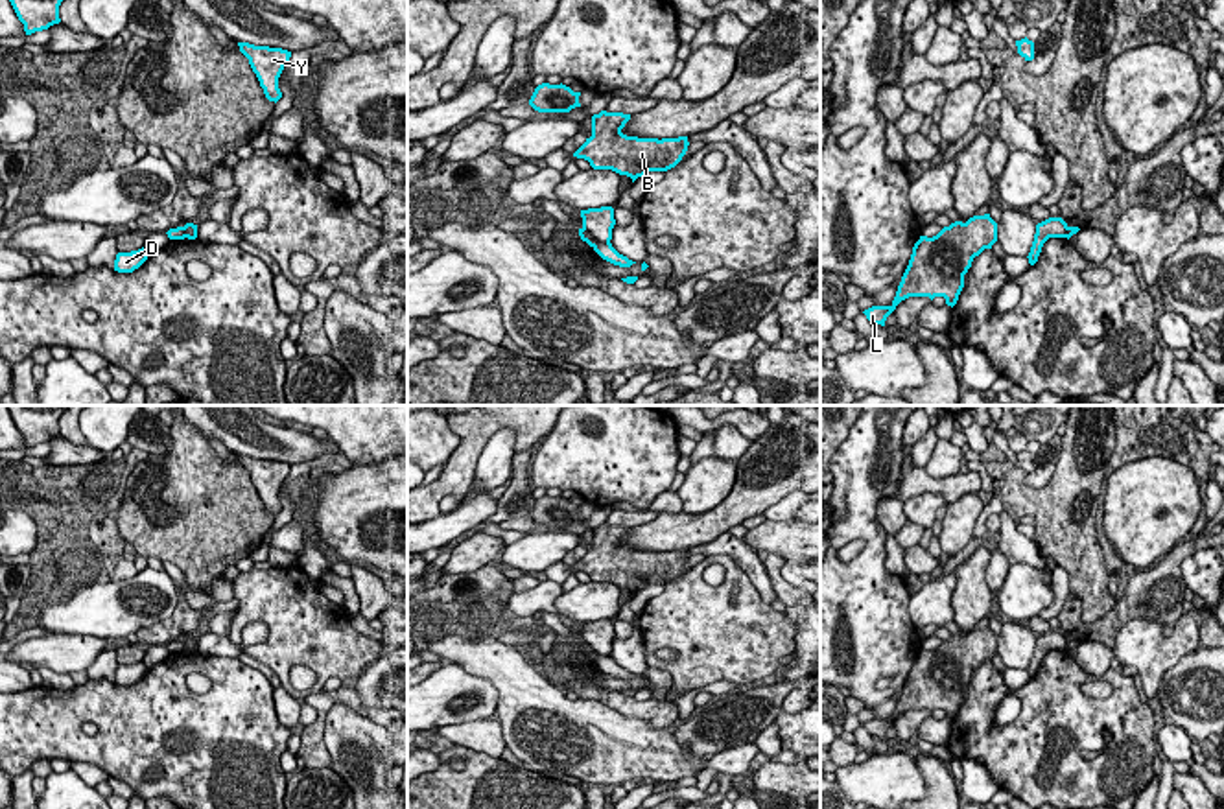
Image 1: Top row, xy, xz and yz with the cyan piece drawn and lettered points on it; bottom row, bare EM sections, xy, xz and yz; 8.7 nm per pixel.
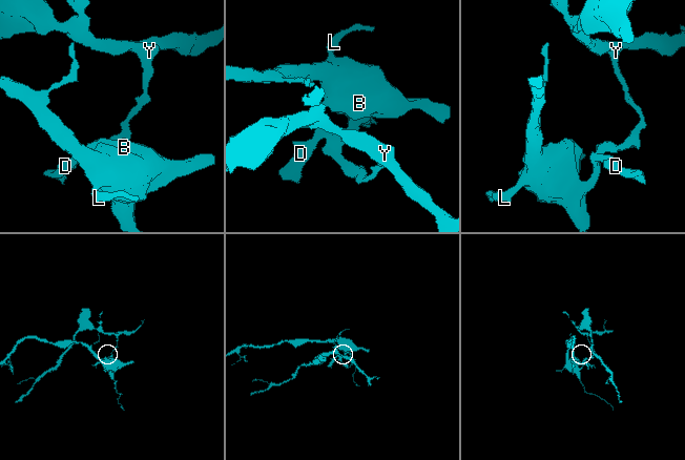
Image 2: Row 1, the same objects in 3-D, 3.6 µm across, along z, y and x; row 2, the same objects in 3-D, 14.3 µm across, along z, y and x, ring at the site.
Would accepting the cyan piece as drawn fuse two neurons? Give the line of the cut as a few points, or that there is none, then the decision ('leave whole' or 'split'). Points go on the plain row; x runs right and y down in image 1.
xz (583, 640), (598, 653), (609, 656) | split

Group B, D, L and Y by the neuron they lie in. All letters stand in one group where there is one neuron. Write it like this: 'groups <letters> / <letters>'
groups B D L / Y

